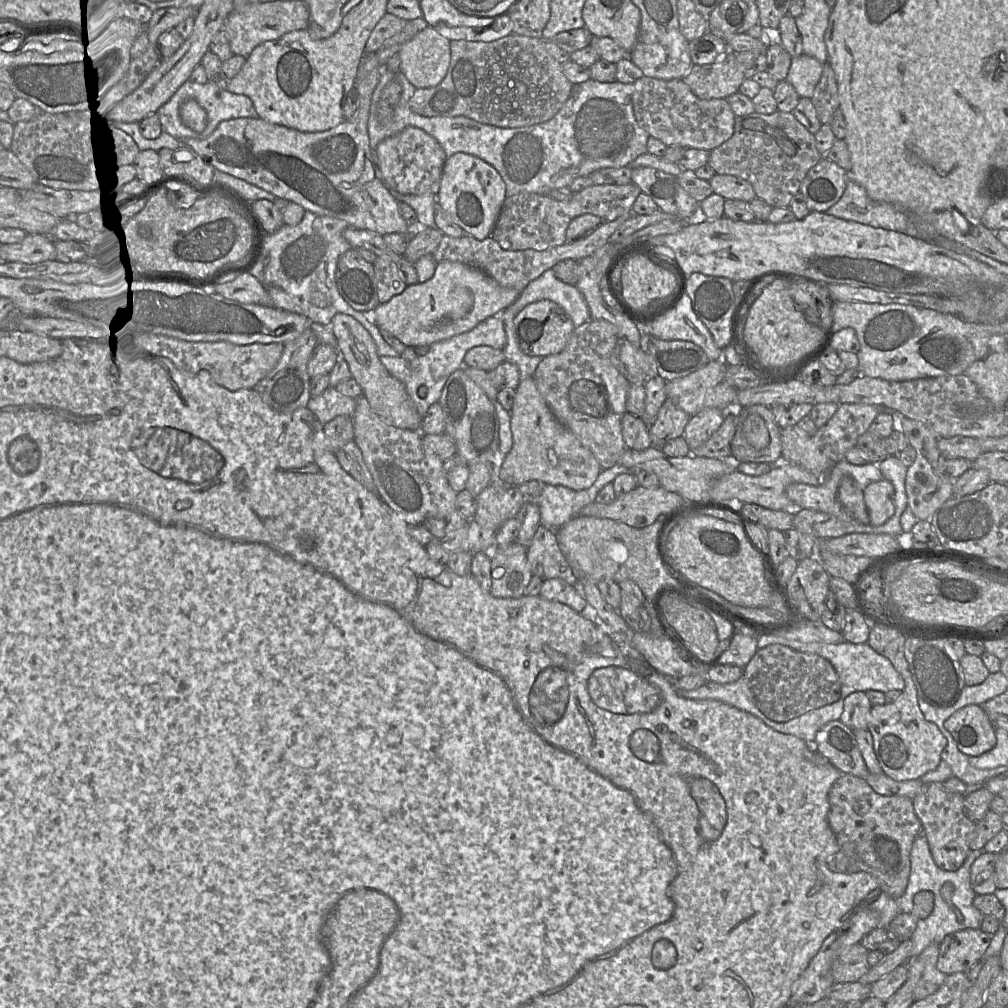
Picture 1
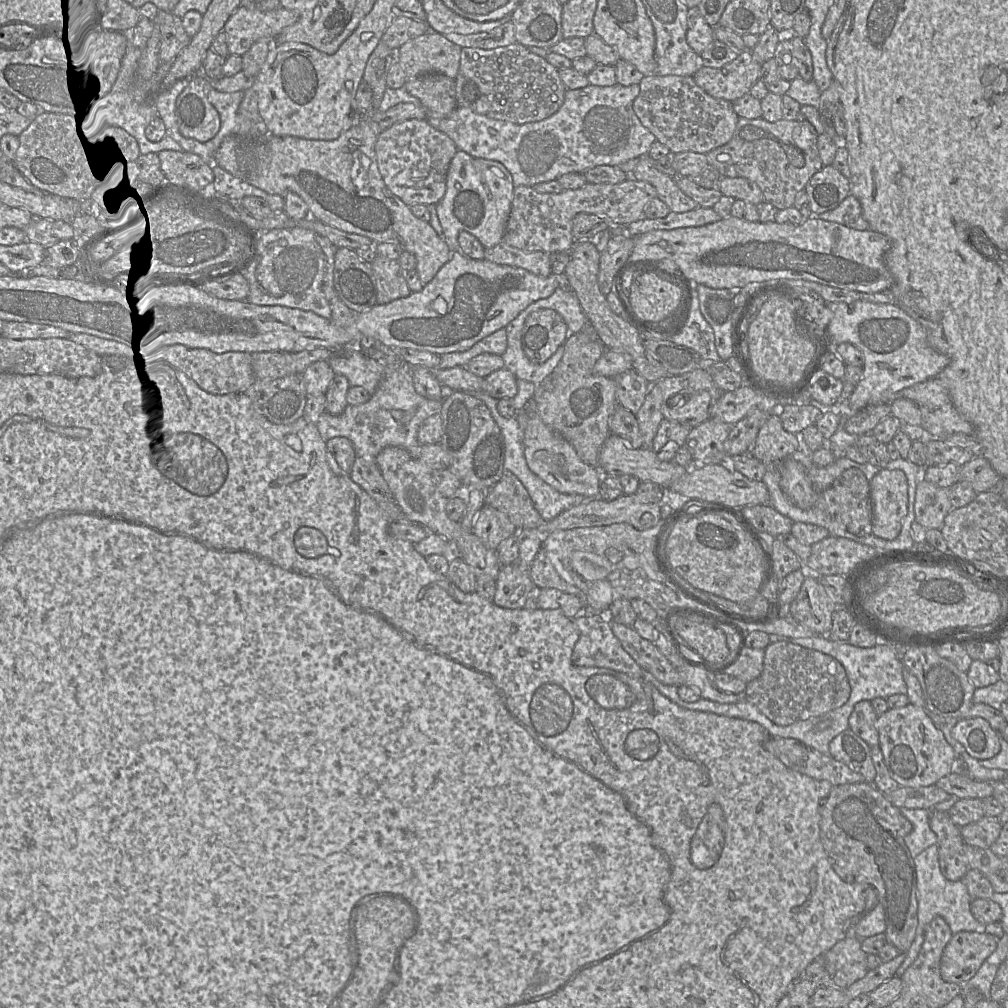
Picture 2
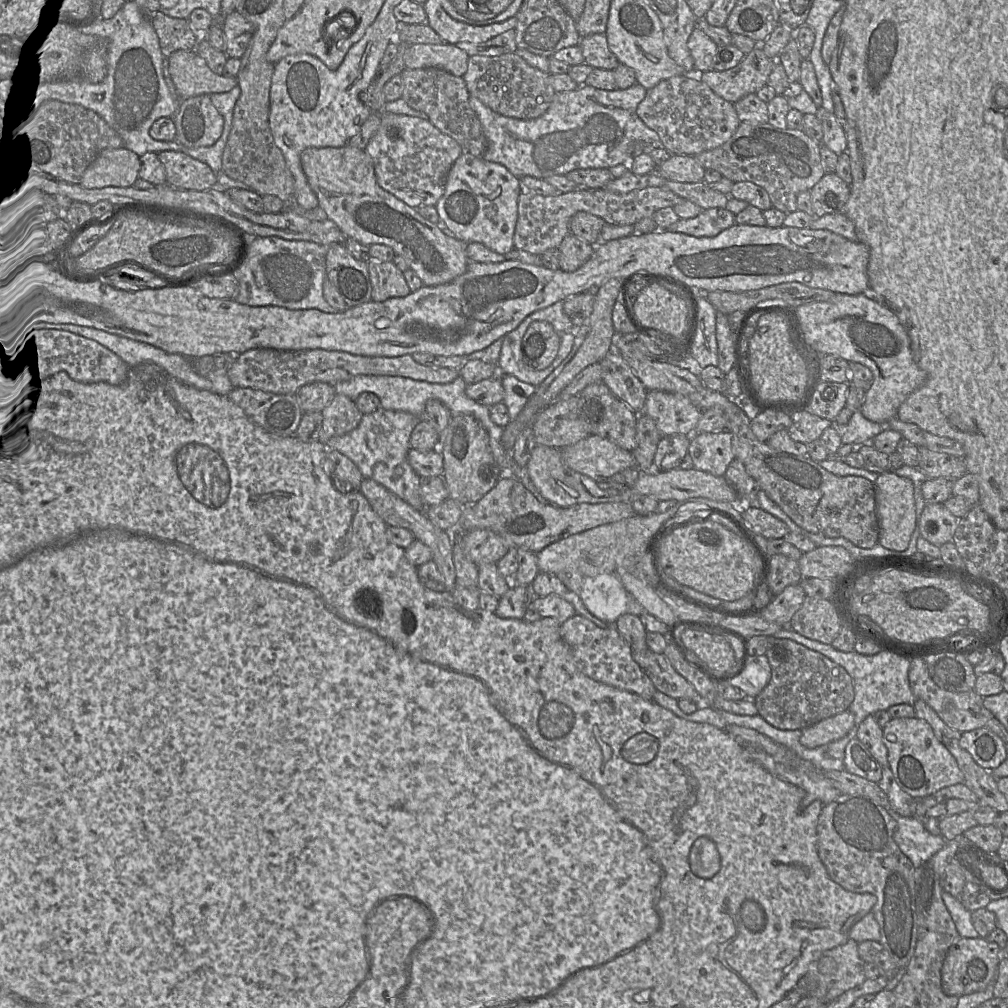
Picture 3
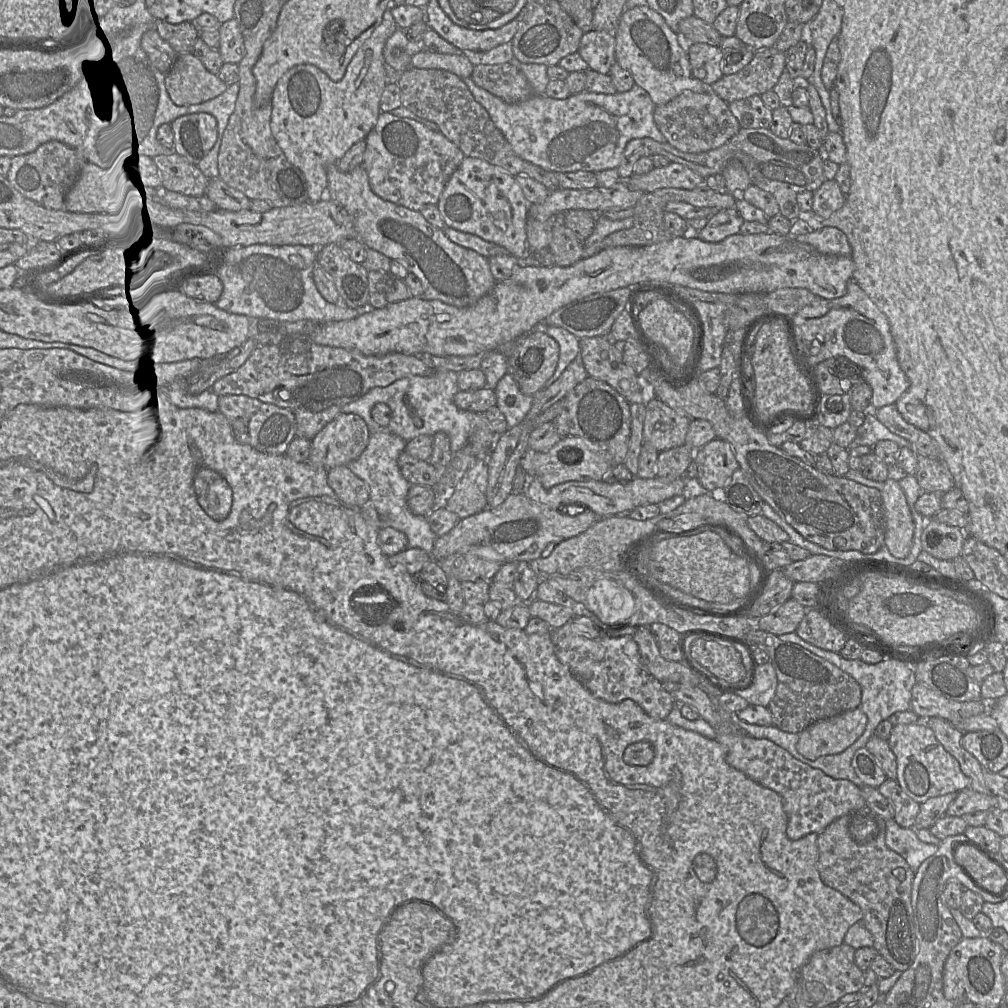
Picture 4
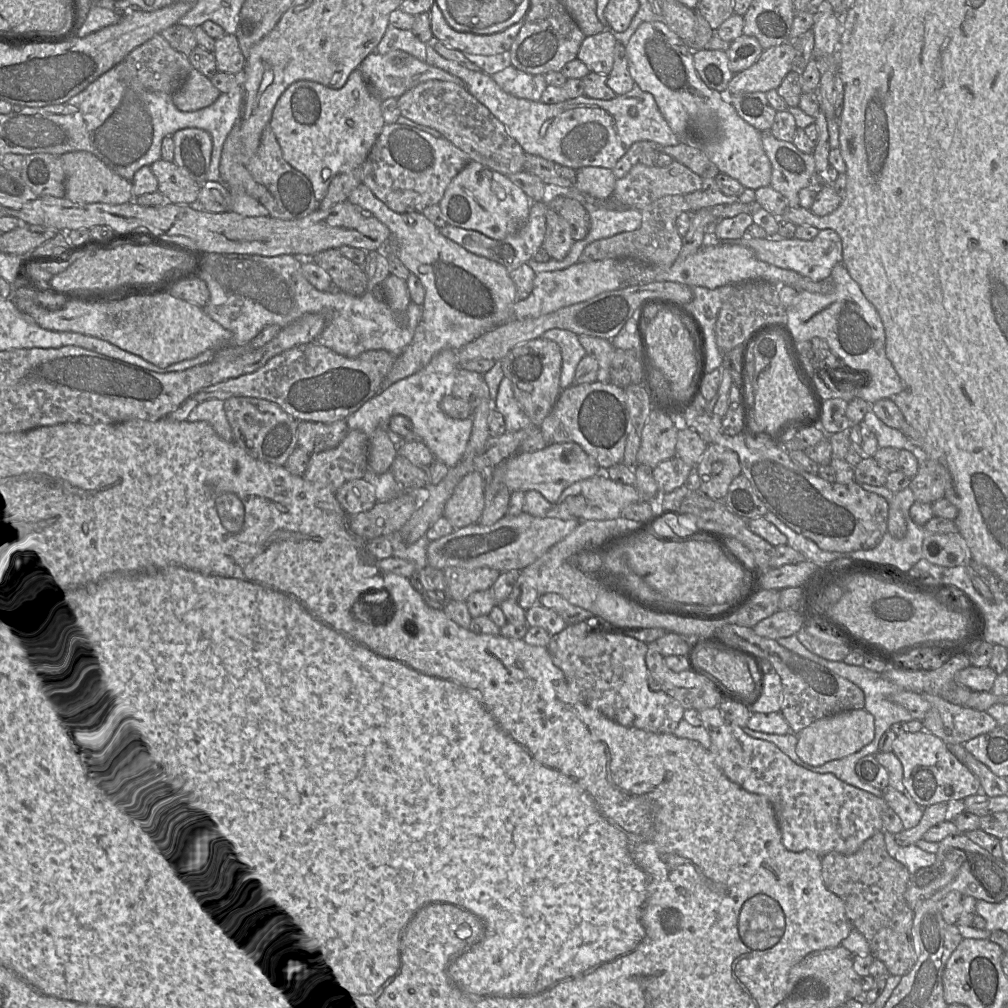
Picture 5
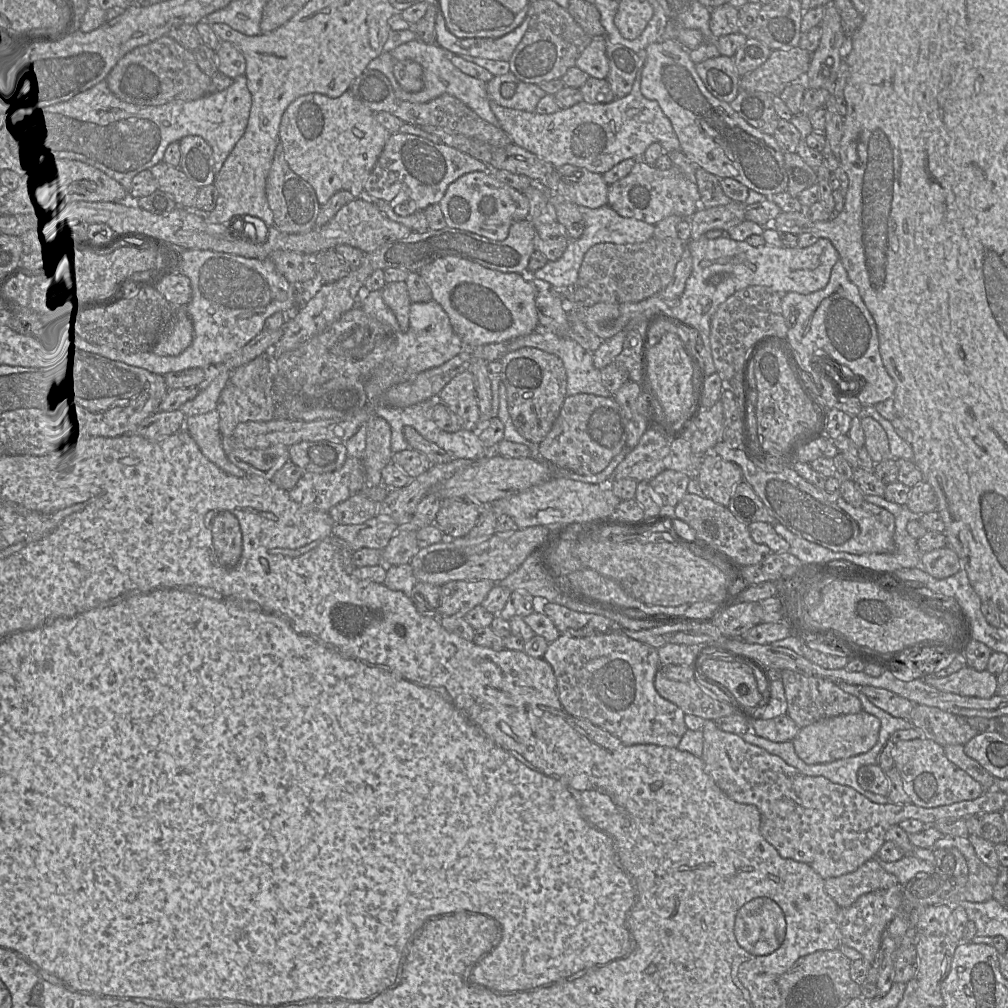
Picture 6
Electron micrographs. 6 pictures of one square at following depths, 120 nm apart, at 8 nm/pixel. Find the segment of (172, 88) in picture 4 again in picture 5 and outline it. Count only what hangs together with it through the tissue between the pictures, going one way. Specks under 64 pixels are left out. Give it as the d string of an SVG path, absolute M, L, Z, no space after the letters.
M192 68L180 88L174 92L172 101L180 111L195 111L212 104L220 95L211 78Z

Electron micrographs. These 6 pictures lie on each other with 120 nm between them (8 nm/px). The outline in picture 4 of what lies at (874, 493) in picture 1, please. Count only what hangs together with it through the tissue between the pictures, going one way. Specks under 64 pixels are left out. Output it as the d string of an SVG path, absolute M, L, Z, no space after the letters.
M888 478L881 491L885 514L885 544L897 558L909 555L915 524L906 495L896 480Z

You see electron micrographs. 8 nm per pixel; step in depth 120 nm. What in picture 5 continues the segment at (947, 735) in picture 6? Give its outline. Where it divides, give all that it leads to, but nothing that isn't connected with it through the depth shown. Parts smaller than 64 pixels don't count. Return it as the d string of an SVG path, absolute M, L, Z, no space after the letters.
M921 695L930 705L922 720L923 729L947 745L964 744L998 727L996 720L986 711L965 708L937 695Z

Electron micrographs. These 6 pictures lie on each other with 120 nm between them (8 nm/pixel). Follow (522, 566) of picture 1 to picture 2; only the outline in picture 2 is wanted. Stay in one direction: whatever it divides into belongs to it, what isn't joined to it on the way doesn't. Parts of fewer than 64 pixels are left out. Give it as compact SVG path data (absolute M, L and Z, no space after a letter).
M517 563L500 566L495 582L496 591L493 602L507 609L523 608L528 594L536 587L527 570Z

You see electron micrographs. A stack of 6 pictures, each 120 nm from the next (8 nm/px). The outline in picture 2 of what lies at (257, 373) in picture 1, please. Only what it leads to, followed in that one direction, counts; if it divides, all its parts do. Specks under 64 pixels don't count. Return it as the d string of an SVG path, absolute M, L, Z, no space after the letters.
M183 345L151 351L159 351L158 354L153 354L154 358L162 359L211 394L241 393L257 380L252 369L252 354L248 352L215 353L208 349L187 348Z

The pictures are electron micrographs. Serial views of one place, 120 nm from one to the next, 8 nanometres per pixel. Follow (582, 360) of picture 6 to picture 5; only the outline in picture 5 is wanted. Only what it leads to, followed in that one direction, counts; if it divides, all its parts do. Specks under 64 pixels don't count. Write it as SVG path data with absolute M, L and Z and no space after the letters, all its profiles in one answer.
M555 328L546 331L541 337L559 345L562 355L560 385L562 390L572 386L577 365L587 355L578 335L570 330Z

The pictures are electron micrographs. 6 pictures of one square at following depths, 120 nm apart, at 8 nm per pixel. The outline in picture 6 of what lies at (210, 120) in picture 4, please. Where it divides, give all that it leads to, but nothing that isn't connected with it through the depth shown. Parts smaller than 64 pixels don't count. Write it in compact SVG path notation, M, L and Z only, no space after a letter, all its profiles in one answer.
M186 136L179 142L179 169L198 189L214 183L213 153L210 145L199 136Z

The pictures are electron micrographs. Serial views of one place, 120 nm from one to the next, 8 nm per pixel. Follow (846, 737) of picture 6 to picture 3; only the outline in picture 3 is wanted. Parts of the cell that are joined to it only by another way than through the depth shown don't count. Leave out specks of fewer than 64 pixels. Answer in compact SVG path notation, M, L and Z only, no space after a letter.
M847 710L801 729L800 743L817 748L844 737L853 726L854 716Z

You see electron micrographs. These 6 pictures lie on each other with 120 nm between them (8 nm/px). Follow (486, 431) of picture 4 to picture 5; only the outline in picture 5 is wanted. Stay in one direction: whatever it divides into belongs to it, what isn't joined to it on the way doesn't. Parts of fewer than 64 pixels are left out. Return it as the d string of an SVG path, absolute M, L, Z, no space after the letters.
M450 348L441 350L426 366L377 393L357 411L350 414L345 419L348 431L360 430L370 439L374 431L381 428L398 448L407 440L390 429L389 421L394 415L403 415L412 422L415 436L427 445L434 460L443 462L449 468L455 466L466 450L472 431L472 419L471 417L454 419L447 416L441 410L440 402L443 396L451 394L455 375L459 368L457 351Z

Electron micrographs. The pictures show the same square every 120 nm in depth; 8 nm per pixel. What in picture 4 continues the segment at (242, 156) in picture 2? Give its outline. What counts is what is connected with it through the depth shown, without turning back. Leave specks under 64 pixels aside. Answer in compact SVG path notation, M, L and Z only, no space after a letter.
M330 164L326 173L329 199L353 218L356 238L366 248L372 248L391 260L401 261L406 269L421 281L423 299L440 300L456 307L467 307L476 303L496 284L488 258L452 242L443 229L430 224L420 211L379 197L372 191L363 166L345 173L341 172L336 164Z

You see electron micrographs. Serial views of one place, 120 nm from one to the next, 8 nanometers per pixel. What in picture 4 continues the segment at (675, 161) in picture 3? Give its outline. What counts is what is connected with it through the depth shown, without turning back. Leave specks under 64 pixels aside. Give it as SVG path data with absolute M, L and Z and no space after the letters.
M671 161L664 167L653 167L646 174L632 174L624 180L630 189L650 193L660 188L694 189L705 179L689 167Z

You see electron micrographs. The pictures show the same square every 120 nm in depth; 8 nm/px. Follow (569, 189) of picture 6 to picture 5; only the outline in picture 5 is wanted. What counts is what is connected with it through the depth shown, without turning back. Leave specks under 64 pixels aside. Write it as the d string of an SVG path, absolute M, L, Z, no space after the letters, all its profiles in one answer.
M582 167L576 170L573 187L597 202L611 198L616 182L611 169Z

